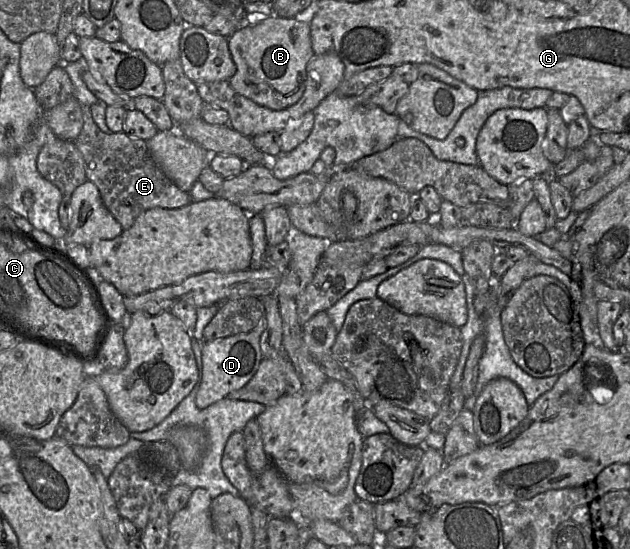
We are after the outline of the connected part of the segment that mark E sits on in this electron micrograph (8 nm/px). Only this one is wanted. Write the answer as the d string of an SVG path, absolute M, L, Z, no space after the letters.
M80 104L83 127L74 144L83 156L87 180L97 186L104 205L123 230L130 228L145 210L155 207L175 209L192 202L189 193L179 189L156 165L146 141L125 132L102 132L92 118L90 106Z

